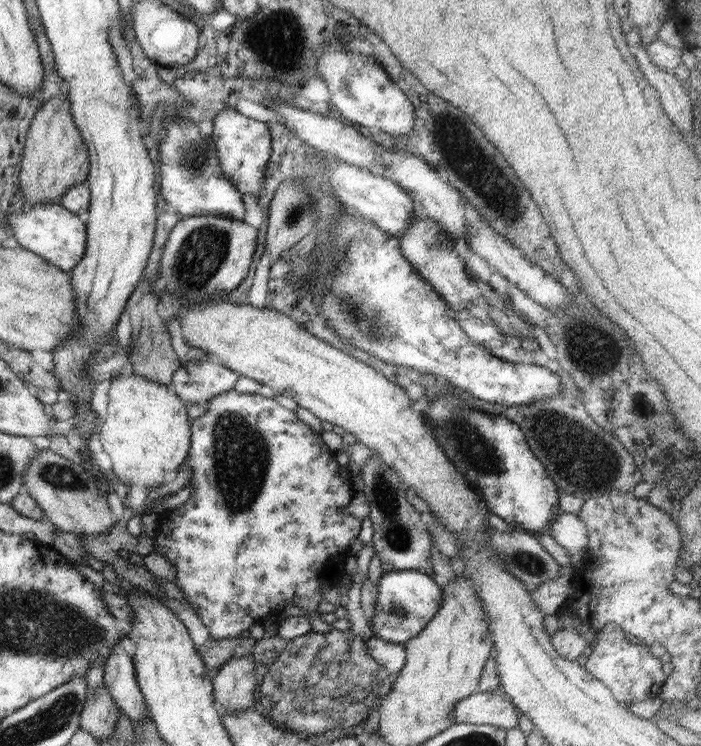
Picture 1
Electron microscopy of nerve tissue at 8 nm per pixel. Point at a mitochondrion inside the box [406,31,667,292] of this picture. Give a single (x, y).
(484, 189)

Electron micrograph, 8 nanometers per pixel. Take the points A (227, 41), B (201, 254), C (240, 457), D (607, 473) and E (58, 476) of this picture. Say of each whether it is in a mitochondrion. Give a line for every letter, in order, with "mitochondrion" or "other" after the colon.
A: other
B: mitochondrion
C: mitochondrion
D: mitochondrion
E: mitochondrion

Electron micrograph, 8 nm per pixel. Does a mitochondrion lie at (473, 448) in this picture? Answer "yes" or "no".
yes

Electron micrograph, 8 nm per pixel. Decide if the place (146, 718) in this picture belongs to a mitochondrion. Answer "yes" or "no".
no

